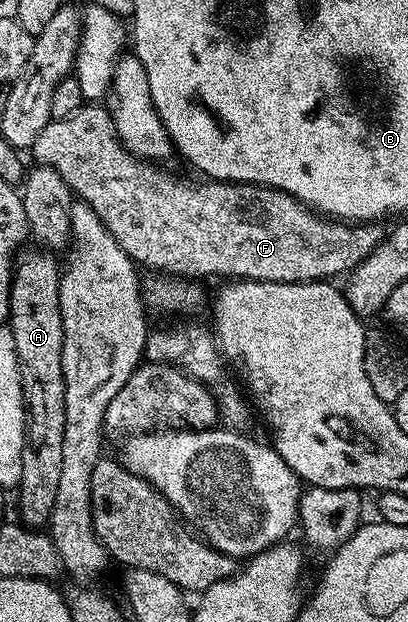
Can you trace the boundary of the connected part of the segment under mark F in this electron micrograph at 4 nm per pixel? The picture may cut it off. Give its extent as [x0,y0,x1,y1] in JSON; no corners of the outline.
[31,104,386,284]

